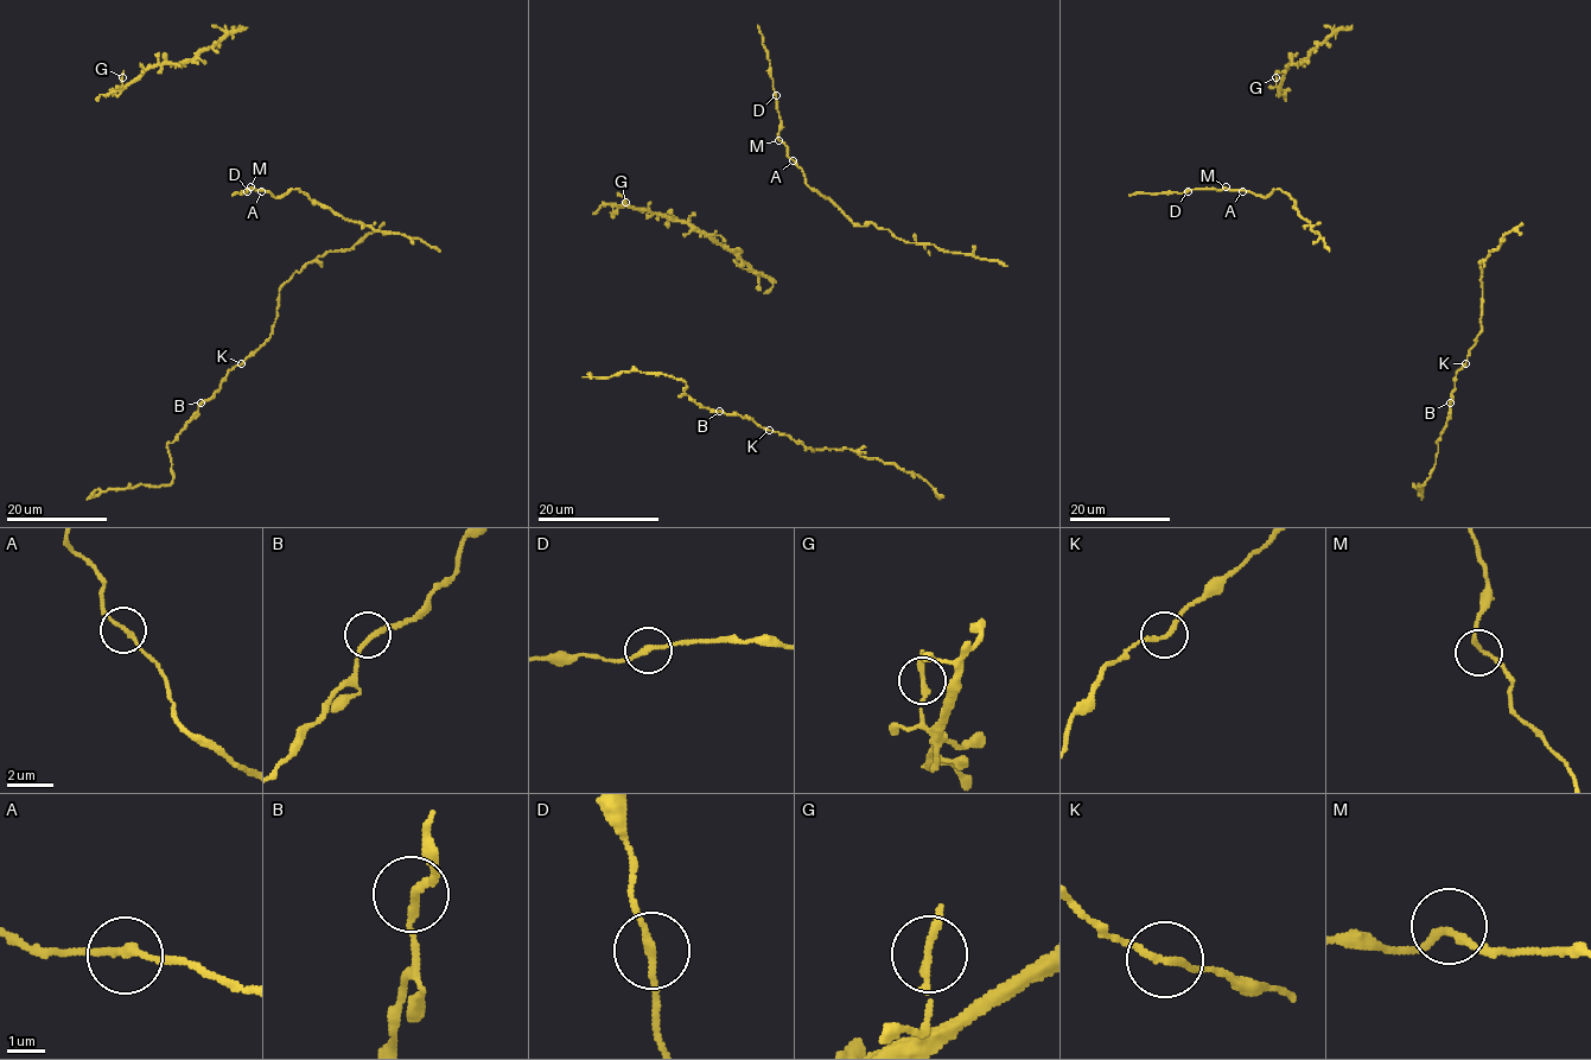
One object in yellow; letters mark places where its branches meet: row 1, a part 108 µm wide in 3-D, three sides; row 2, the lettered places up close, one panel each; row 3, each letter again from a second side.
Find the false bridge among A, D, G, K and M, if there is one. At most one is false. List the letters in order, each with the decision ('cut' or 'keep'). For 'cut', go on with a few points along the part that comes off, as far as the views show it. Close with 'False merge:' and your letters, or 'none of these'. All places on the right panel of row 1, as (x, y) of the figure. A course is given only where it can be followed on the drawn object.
A: keep
D: keep
G: keep
K: keep
M: keep
False merge: none of these

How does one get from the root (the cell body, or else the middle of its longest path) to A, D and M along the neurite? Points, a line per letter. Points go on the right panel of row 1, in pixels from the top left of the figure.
A: (1321, 223), (1311, 224), (1304, 220), (1293, 207), (1296, 203), (1280, 189), (1265, 197), (1242, 191)
D: (1321, 223), (1311, 224), (1304, 220), (1293, 207), (1296, 203), (1280, 189), (1265, 197), (1227, 188), (1188, 191)
M: (1321, 223), (1311, 224), (1304, 220), (1293, 207), (1296, 203), (1280, 189), (1262, 197), (1226, 186)

